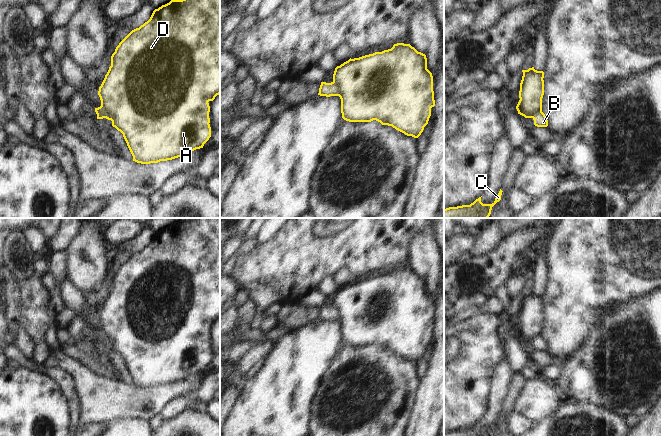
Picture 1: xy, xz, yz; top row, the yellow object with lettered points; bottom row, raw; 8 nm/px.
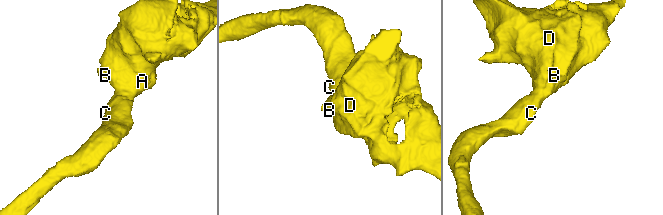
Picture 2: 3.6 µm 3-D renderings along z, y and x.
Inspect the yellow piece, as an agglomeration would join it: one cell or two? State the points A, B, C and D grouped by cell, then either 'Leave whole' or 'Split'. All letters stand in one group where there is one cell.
Groups: A C D / B. Split

